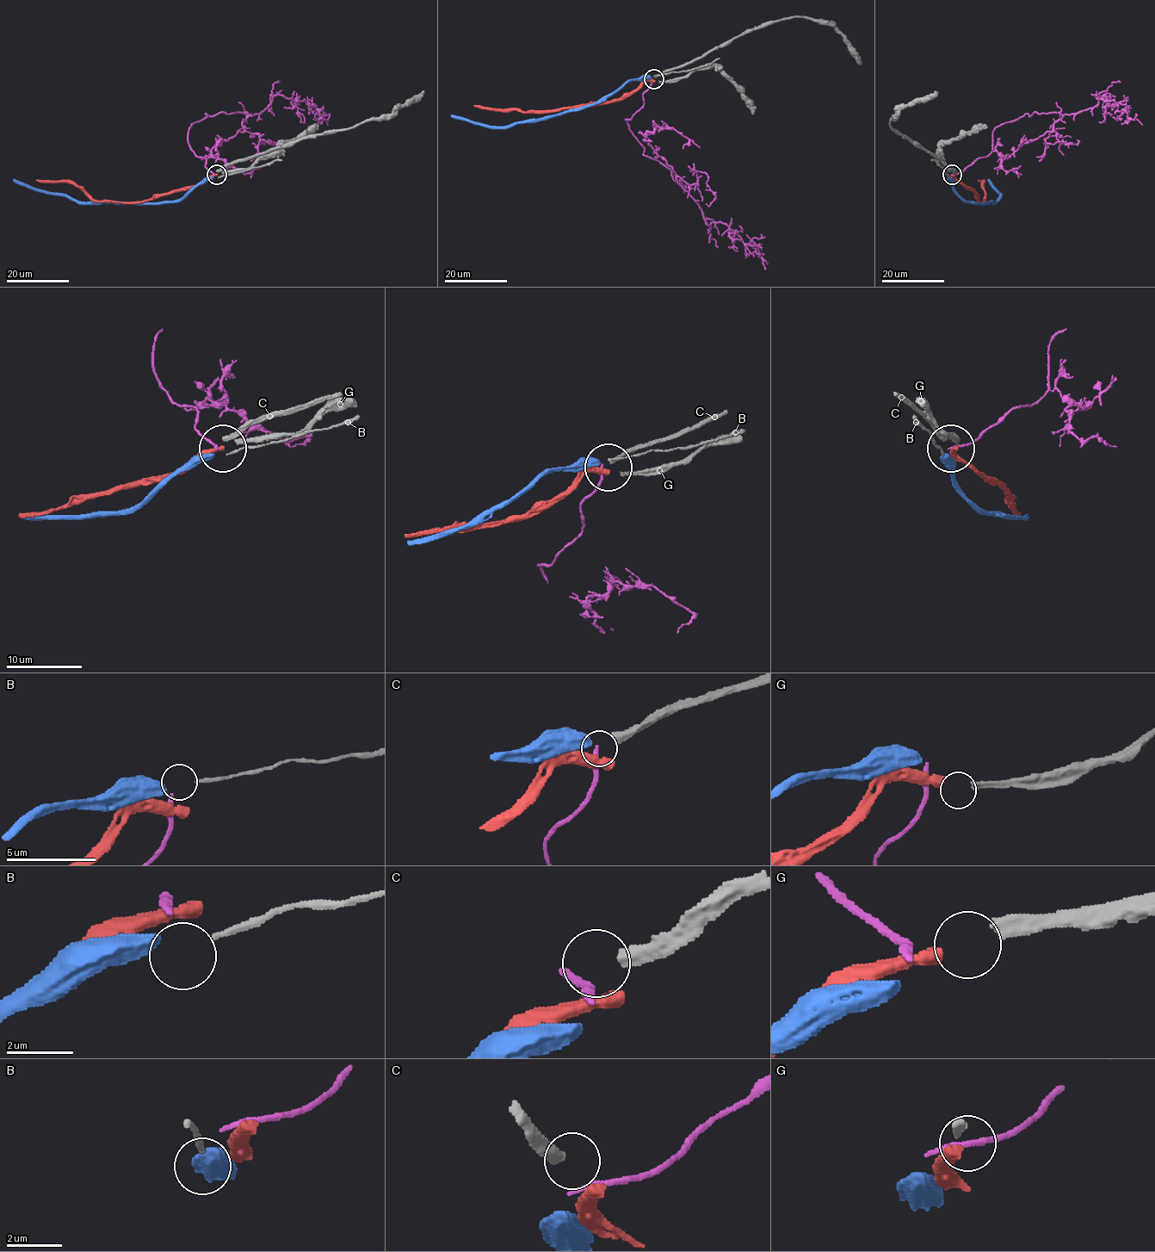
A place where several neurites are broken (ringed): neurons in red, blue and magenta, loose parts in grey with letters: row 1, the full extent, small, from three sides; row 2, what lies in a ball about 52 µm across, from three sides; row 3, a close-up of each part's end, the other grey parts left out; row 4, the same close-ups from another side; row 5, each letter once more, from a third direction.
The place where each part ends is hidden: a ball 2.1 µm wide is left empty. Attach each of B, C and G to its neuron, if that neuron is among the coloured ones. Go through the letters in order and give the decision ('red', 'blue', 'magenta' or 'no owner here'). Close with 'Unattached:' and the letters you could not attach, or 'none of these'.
B: no owner here
C: no owner here
G: red
Unattached: B, C

